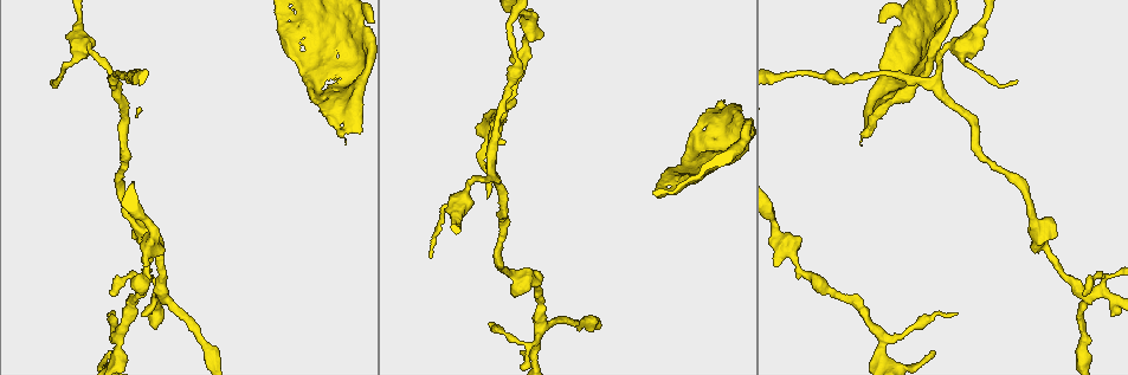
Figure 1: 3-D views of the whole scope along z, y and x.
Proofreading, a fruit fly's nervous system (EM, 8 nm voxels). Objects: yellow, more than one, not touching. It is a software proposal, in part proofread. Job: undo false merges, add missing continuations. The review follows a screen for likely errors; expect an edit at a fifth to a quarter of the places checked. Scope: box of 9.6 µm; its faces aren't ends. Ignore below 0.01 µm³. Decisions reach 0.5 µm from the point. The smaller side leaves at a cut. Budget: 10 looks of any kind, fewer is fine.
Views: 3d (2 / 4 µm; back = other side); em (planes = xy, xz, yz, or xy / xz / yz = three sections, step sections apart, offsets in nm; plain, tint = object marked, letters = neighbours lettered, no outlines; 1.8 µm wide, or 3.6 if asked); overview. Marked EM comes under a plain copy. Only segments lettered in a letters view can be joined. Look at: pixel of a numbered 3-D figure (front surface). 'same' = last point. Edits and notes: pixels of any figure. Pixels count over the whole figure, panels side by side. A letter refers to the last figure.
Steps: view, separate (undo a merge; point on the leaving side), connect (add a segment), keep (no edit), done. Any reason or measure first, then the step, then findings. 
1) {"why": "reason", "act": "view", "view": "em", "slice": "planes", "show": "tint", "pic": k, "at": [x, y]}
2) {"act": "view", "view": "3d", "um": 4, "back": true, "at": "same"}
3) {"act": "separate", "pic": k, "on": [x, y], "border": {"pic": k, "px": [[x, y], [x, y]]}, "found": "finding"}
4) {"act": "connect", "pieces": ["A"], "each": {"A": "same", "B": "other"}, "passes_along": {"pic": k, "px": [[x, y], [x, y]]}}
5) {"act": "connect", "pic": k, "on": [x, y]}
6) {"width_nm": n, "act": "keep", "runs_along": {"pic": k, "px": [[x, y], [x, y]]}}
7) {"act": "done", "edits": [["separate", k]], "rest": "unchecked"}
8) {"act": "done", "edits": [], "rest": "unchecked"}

{"why": "closes a loop", "act": "view", "view": "3d", "um": 2, "pic": 1, "at": [346, 75]}

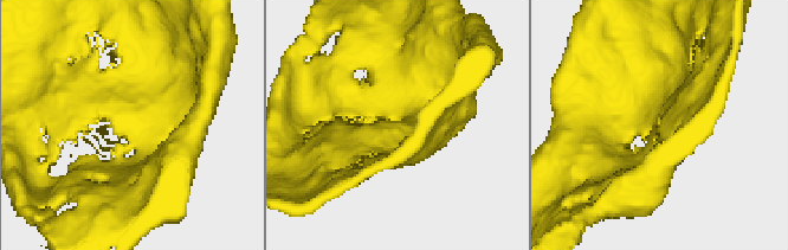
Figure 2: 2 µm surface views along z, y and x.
{"act": "view", "view": "em", "slice": "xy", "step": 4, "show": "tint", "pic": 2, "at": [131, 130]}

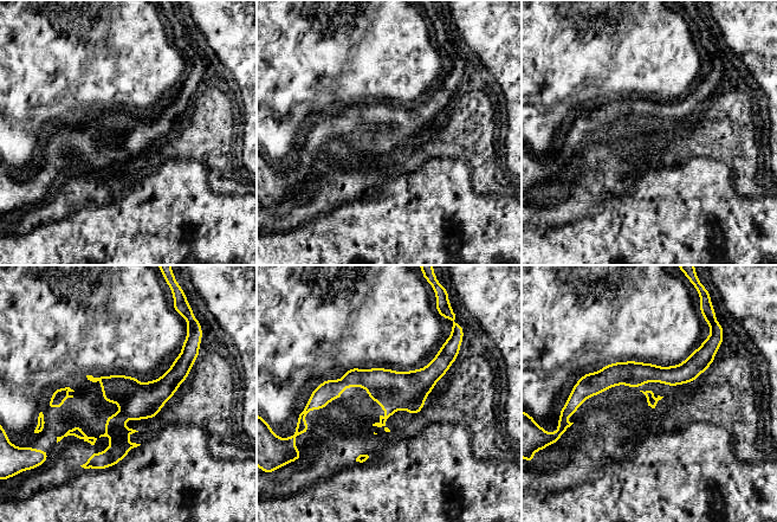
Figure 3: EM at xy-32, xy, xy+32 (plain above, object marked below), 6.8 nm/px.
{"act": "view", "view": "em", "slice": "planes", "show": "letters", "at": "same"}

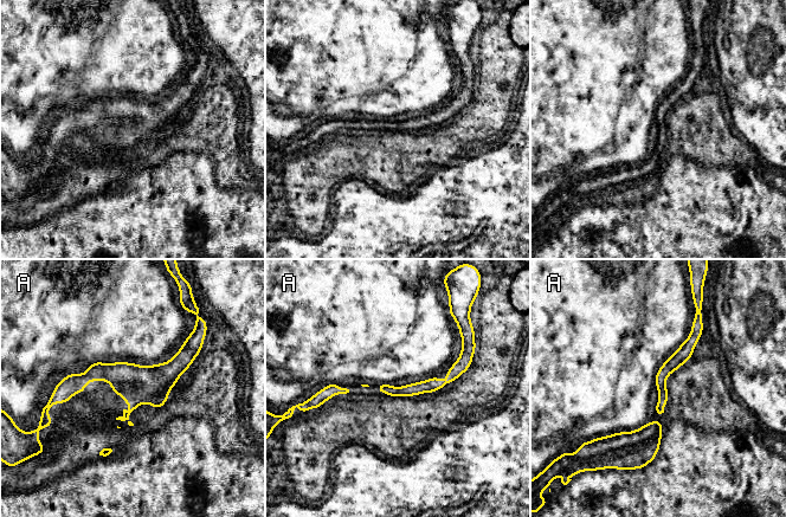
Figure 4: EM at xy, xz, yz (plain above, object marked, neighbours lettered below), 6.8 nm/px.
{"longest_contact_nm": ["A", 480], "act": "keep", "each": {"A": "other"}, "runs_along": {"pic": 4, "px": [[192, 354], [166, 375], [91, 374], [62, 386]]}, "found": "all the same neuron"}

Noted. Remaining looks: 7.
{"why": "thin neck", "act": "view", "view": "3d", "um": 2, "pic": 1, "at": [795, 72]}

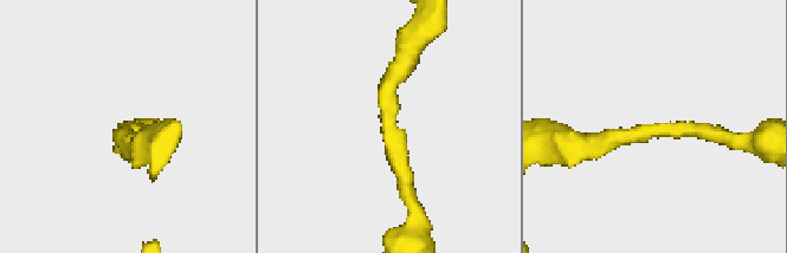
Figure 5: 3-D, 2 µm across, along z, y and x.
{"why": "now the EM", "act": "view", "view": "em", "slice": "planes", "show": "letters", "pic": 5, "at": [127, 132]}

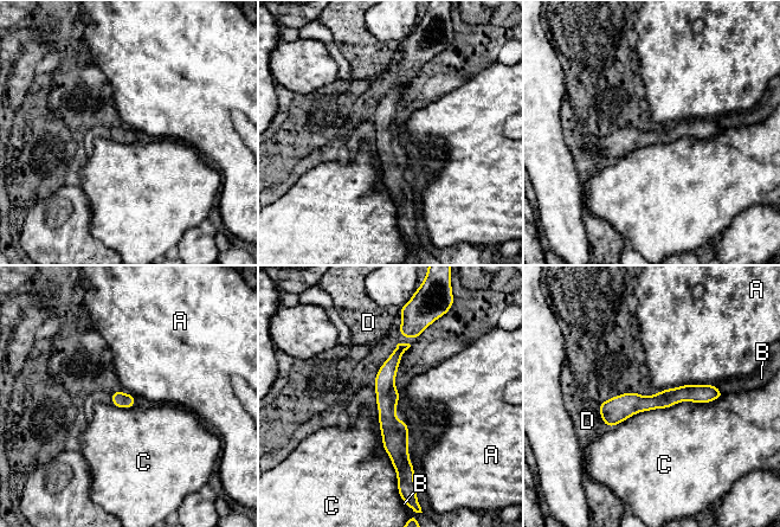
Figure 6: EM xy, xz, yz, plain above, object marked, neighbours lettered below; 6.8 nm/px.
{"width_nm": 110, "longest_contact_nm": ["C", 440], "act": "keep", "each": {"A": "other", "B": "other", "C": "other", "D": "other"}, "found": "continuous, no second neuron"}

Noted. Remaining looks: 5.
{"why": "sharp bend", "act": "view", "view": "3d", "um": 2, "pic": 1, "at": [867, 131]}

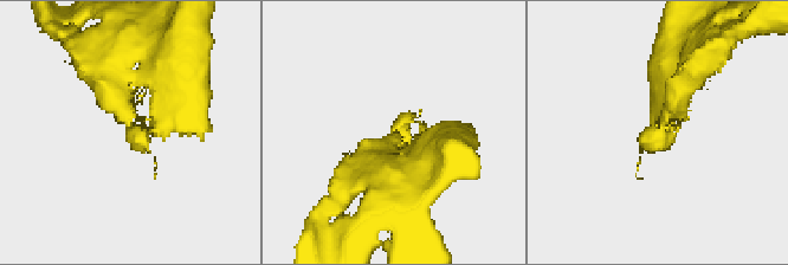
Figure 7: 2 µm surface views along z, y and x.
{"act": "view", "view": "em", "slice": "planes", "show": "letters", "pic": 7, "at": [158, 123]}

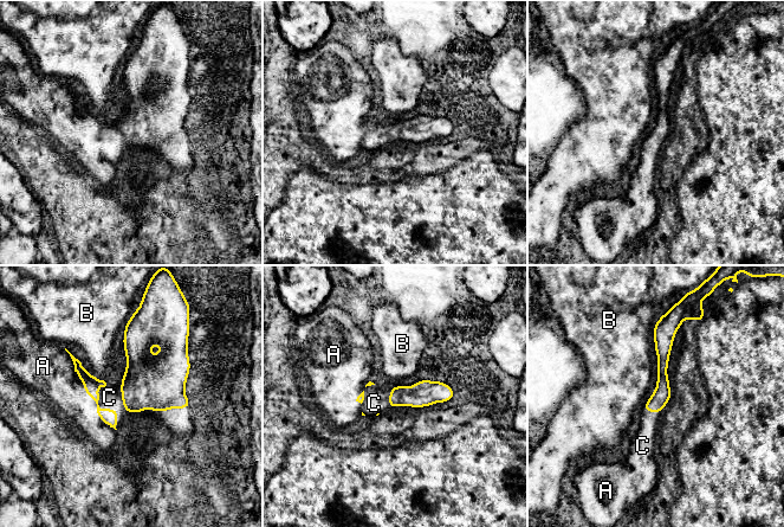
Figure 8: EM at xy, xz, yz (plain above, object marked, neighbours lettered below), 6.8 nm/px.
{"act": "connect", "pieces": ["C"], "each": {"A": "other", "B": "other", "C": "same"}, "passes_along": {"pic": 8, "px": [[108, 416], [107, 409], [109, 397]]}, "found": "the neuron continues"}

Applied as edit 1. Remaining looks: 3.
{"act": "done", "edits": [["connect", 8]], "rest": "unchecked"}

